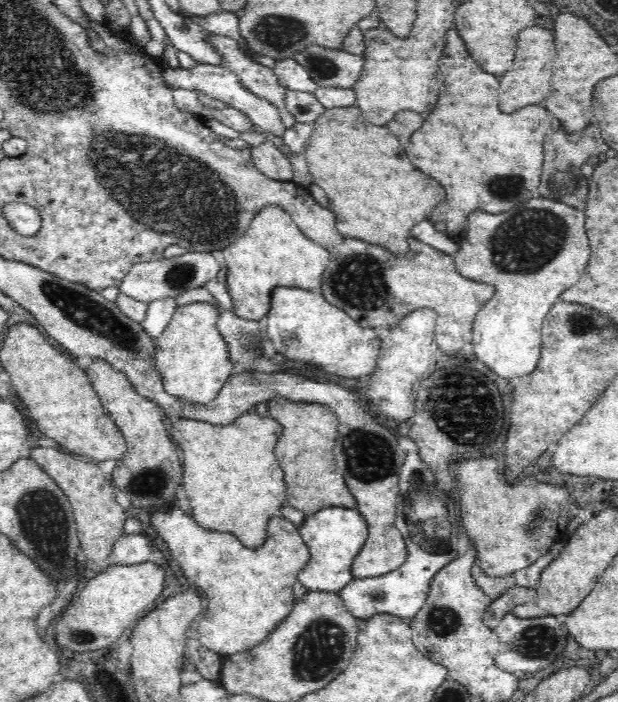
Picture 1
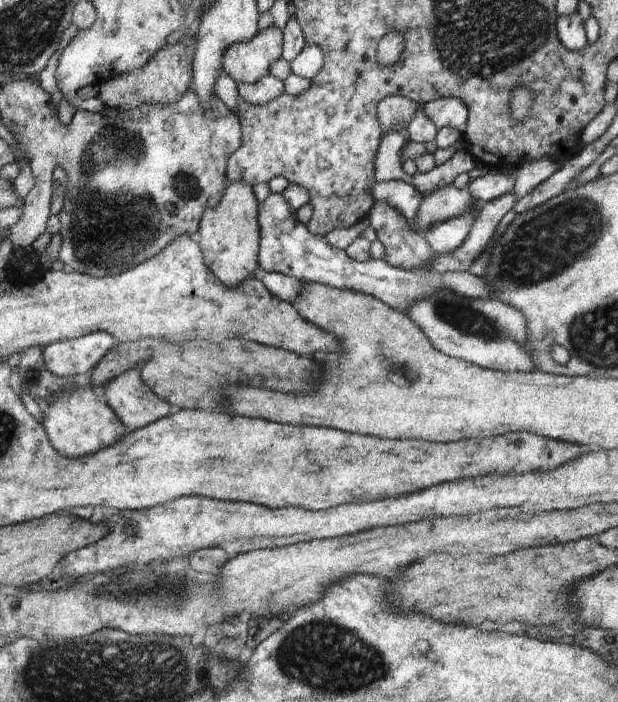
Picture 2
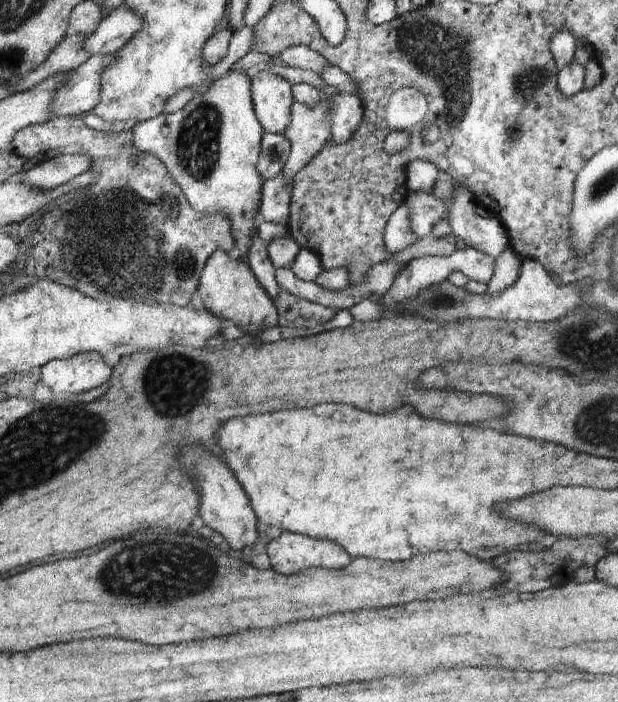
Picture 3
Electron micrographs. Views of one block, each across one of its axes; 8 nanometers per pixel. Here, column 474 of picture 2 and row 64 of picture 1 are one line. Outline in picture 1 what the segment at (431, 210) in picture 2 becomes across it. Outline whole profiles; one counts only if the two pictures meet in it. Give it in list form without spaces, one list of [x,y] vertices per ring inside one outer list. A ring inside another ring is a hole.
[[[198,63],[198,65],[192,69],[182,69],[181,67],[172,69],[168,67],[165,72],[162,73],[162,78],[173,90],[184,88],[184,90],[198,91],[208,95],[212,99],[220,100],[230,107],[241,110],[248,115],[254,125],[262,128],[264,132],[270,132],[270,134],[274,134],[274,136],[282,137],[287,129],[281,120],[280,111],[276,106],[270,101],[264,100],[246,90],[246,88],[242,86],[238,75],[220,66]]]

